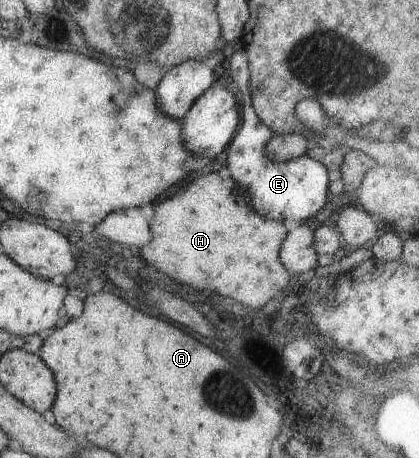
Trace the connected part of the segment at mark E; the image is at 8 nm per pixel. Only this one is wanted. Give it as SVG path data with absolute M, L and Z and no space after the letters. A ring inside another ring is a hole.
M227 50L228 62L221 76L230 76L230 79L237 83L240 91L240 105L242 105L242 123L240 129L234 132L228 143L228 169L230 177L238 185L246 187L248 205L254 213L266 215L270 219L284 222L286 219L304 223L310 221L312 216L326 203L328 179L327 169L316 160L308 156L298 156L286 161L272 162L268 157L265 148L268 141L273 137L272 131L254 111L249 97L249 65L245 51Z

